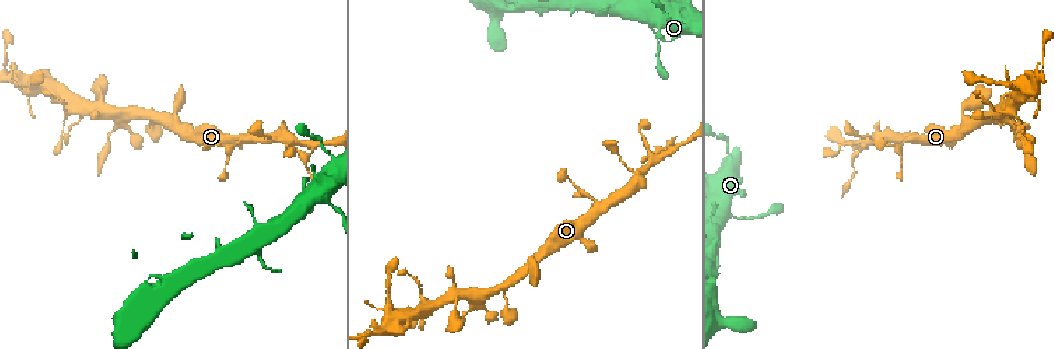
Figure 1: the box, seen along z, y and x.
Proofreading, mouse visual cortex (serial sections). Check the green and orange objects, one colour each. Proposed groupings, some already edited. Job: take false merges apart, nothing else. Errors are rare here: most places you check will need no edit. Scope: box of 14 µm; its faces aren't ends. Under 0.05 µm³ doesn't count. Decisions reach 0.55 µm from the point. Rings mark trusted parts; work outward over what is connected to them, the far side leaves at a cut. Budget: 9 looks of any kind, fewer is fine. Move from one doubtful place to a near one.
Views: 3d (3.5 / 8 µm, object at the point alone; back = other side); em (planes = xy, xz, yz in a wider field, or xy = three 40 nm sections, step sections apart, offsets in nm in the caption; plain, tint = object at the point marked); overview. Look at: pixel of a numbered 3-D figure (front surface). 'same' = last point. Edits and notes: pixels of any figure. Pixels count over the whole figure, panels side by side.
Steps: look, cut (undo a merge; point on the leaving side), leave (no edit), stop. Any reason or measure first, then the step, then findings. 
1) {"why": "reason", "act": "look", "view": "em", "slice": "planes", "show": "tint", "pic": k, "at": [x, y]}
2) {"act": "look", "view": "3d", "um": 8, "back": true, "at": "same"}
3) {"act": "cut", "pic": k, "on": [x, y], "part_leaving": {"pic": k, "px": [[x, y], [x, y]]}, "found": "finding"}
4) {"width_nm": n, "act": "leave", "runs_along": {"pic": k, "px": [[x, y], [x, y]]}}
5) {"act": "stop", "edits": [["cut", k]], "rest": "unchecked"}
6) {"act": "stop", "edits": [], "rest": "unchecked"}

{"why": "thick turns thin", "act": "look", "view": "3d", "um": 3.5, "pic": 1, "at": [507, 305]}

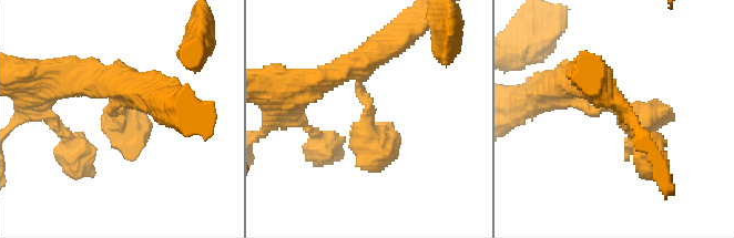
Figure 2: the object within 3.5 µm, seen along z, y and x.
{"why": "shape alone is not enough", "act": "look", "view": "em", "slice": "xy", "step": 2, "show": "tint", "pic": 2, "at": [119, 116]}

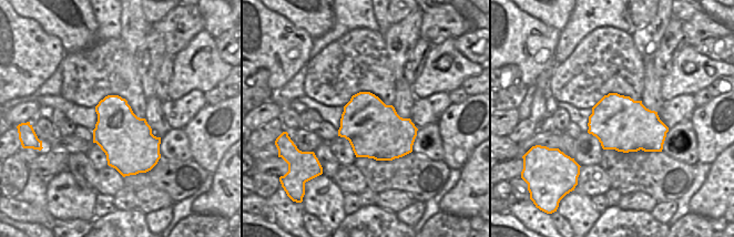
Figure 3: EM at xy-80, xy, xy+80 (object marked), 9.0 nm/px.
{"why": "another direction", "act": "look", "view": "em", "slice": "xy", "step": 1, "show": "tint", "at": "same"}

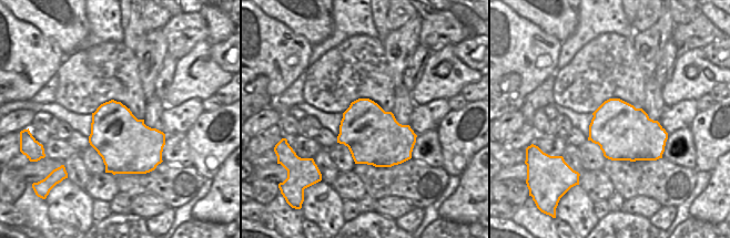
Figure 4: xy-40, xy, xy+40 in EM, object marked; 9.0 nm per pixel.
{"act": "leave", "runs_along": {"pic": 2, "px": [[354, 66], [378, 148], [375, 172]]}, "found": "all the same cell"}

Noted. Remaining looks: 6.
{"why": "three arms meet", "act": "look", "view": "3d", "um": 8, "pic": 1, "at": [245, 139]}

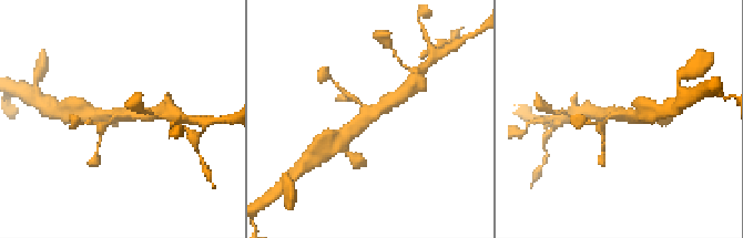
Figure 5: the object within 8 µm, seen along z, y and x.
{"why": "need the tissue", "act": "look", "view": "em", "slice": "xy", "step": 3, "show": "tint", "pic": 5, "at": [371, 116]}

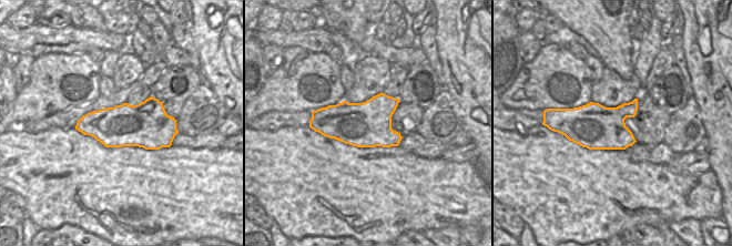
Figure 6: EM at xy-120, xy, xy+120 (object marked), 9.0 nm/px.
{"act": "leave", "runs_along": {"pic": 5, "px": [[345, 135], [377, 110], [400, 96]]}, "found": "all the same cell"}

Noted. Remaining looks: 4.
{"why": "sharp bend", "act": "look", "view": "3d", "um": 3.5, "pic": 1, "at": [664, 153]}

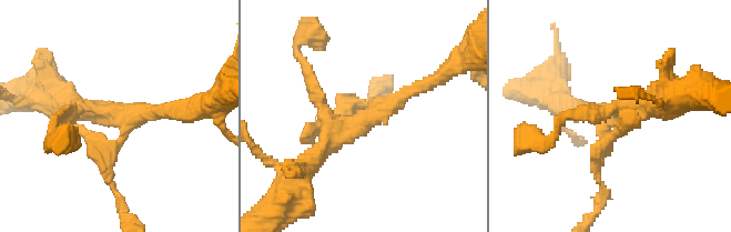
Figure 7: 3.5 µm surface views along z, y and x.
{"arms": 4, "arm_widths_nm": [200, 200, 200, 300], "act": "look", "view": "em", "slice": "xy", "step": 2, "show": "tint", "pic": 7, "at": [366, 119]}

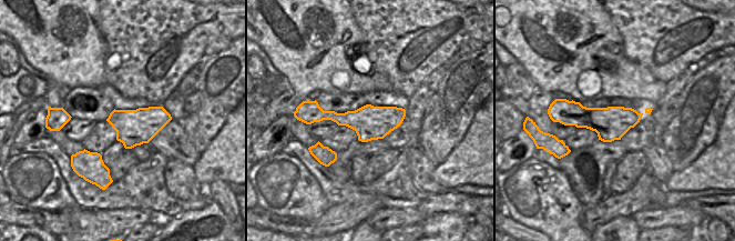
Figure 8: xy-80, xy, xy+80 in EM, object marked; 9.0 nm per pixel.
{"width_nm": 320, "act": "cut", "pic": 7, "on": [615, 134], "part_leaving": {"pic": 7, "px": [[600, 141], [597, 179], [603, 199], [586, 223]]}, "found": "a second cell is stuck on"}

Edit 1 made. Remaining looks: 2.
{"act": "stop", "edits": [["cut", 7]], "rest": "unchecked"}

